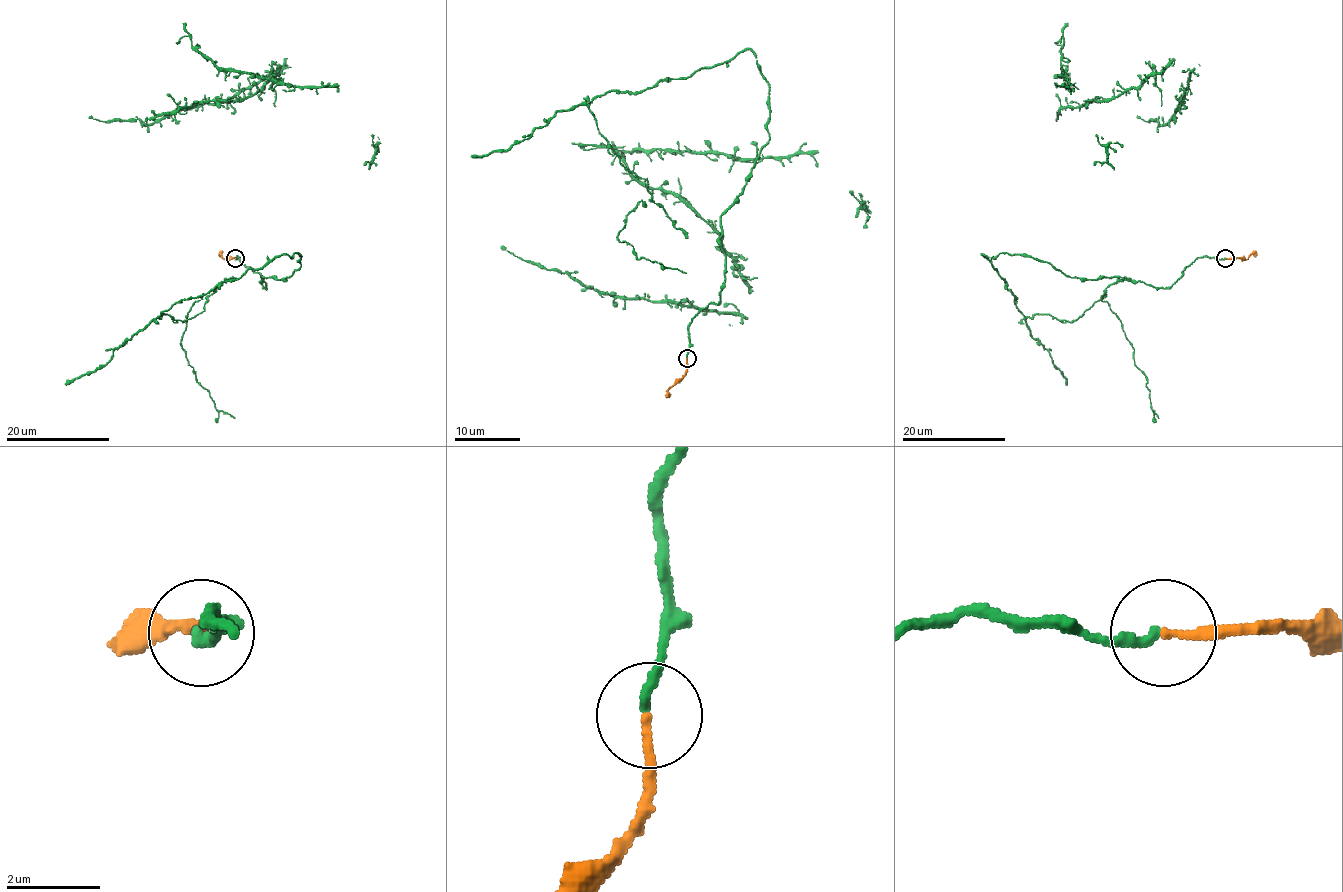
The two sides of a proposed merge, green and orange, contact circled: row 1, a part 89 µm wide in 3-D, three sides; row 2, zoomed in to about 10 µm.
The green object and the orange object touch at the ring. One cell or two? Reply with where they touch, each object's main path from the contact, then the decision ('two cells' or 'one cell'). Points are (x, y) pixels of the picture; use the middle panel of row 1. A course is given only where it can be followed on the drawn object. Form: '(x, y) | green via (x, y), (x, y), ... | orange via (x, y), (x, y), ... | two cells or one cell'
(687, 358) | green via (687, 358), (723, 287), (720, 216), (769, 139), (749, 49), (589, 105), (651, 194), (617, 238), (686, 273) | orange via (687, 358), (687, 371), (668, 390), (669, 397) | one cell

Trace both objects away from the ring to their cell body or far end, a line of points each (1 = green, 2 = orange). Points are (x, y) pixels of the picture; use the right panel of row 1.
1: (1225, 259), (1198, 257), (1170, 287), (1152, 287), (982, 255), (1025, 317), (1072, 322), (1101, 297), (1158, 418)
2: (1225, 259), (1247, 259), (1256, 251)

